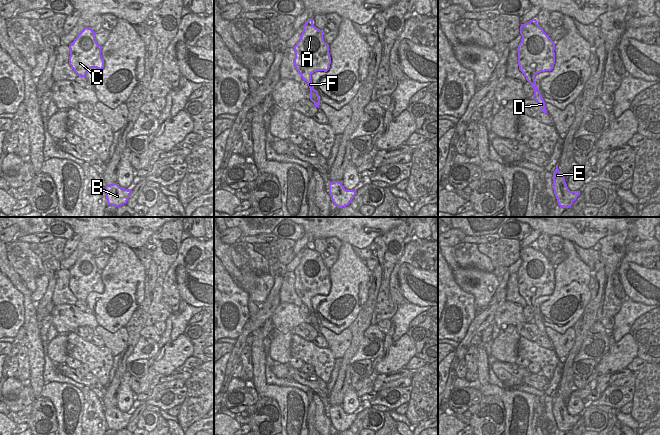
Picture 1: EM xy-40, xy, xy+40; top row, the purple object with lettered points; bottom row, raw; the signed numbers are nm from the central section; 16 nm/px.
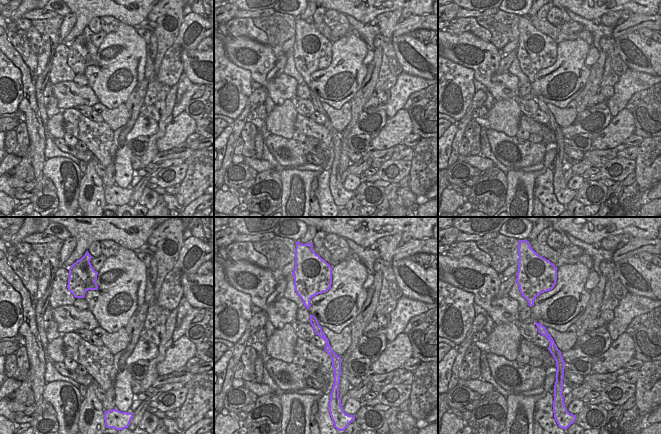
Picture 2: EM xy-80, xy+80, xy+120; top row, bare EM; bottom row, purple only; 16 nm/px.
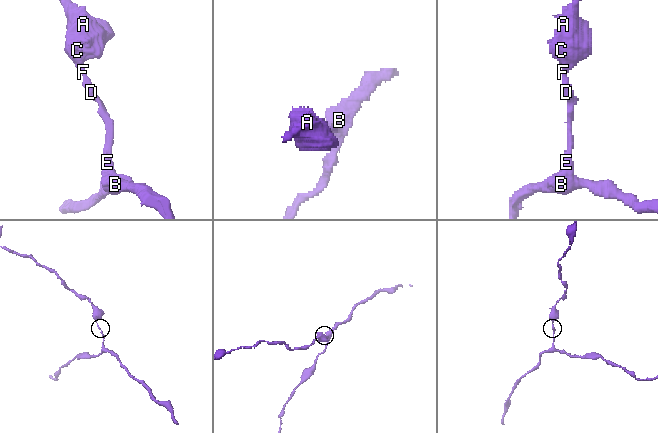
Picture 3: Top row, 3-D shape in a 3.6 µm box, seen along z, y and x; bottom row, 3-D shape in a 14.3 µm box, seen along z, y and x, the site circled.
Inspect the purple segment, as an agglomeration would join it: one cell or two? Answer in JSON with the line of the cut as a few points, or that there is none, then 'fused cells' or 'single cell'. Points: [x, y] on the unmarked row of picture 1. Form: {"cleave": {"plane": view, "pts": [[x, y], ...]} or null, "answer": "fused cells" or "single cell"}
{"cleave": null, "answer": "single cell"}

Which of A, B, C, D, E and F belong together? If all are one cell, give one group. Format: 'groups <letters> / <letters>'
groups A B C D E F

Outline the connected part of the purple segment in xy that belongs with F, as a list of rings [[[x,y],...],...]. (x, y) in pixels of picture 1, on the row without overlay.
[[[308,243],[303,249],[299,265],[293,271],[295,292],[307,306],[310,312],[310,324],[318,332],[321,325],[314,313],[311,299],[316,295],[327,296],[331,288],[329,269],[324,265],[323,259],[323,255],[313,249],[313,243]]]

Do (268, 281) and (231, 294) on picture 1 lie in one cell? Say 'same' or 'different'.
different

